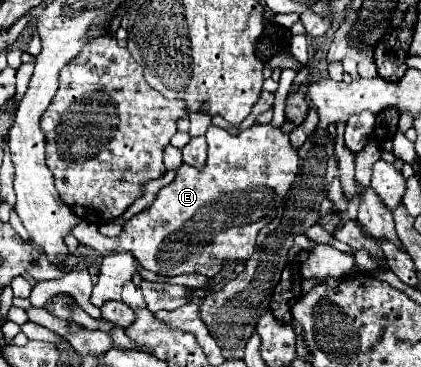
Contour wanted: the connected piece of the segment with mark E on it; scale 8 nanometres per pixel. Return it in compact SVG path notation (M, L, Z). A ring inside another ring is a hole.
M210 125L208 131L206 131L206 141L208 141L208 161L206 161L206 167L204 167L202 171L198 171L196 167L188 167L186 163L180 165L176 179L174 179L170 185L162 187L162 191L158 193L156 201L154 201L148 209L140 211L140 213L134 215L130 221L126 221L124 227L122 227L122 233L120 233L120 237L118 237L118 251L128 251L128 253L132 253L134 259L136 259L144 269L154 271L156 275L174 277L174 275L186 275L186 273L200 273L200 275L204 275L204 277L210 279L210 277L218 275L226 263L246 261L246 259L254 253L254 239L256 239L258 231L260 231L264 225L268 225L268 223L276 217L276 211L278 211L278 207L280 207L282 197L288 193L290 185L294 183L294 177L296 177L296 171L298 171L298 153L292 149L290 139L288 139L286 133L282 133L282 129L274 129L272 125L252 125L250 129L242 131L240 135L230 135L228 131ZM228 171L240 171L240 173L234 177L234 175L228 175Z

